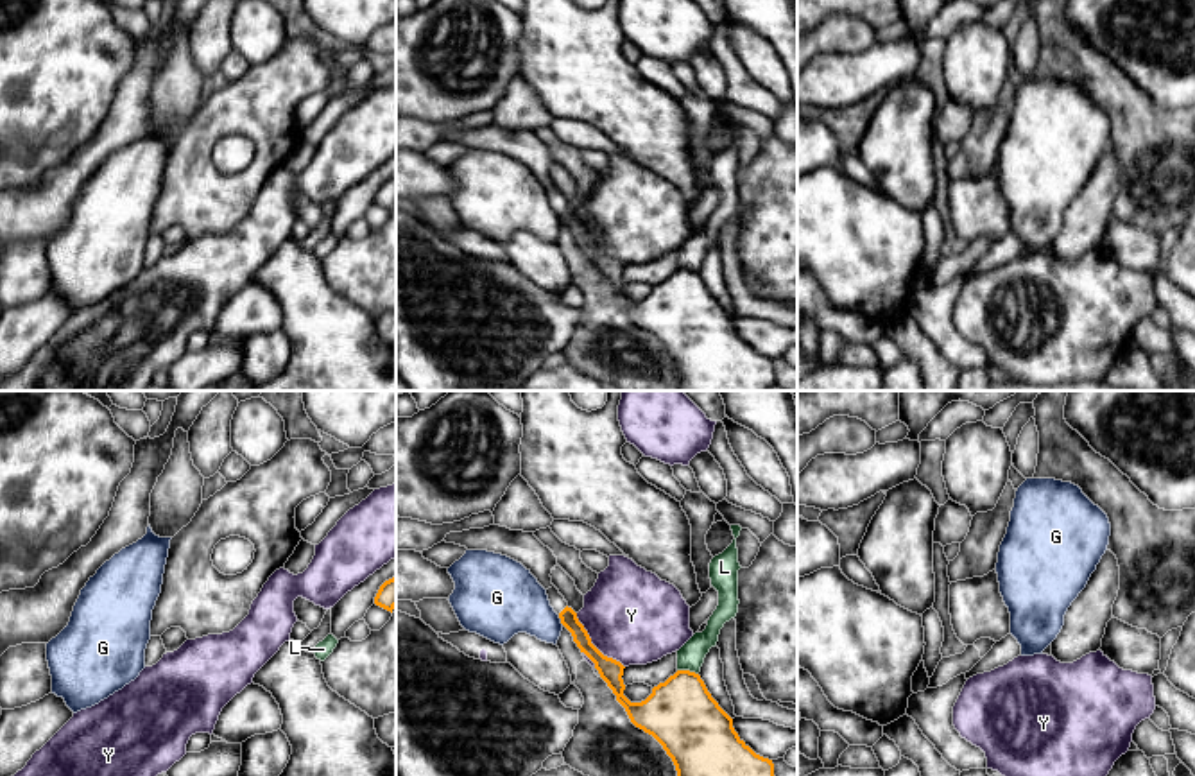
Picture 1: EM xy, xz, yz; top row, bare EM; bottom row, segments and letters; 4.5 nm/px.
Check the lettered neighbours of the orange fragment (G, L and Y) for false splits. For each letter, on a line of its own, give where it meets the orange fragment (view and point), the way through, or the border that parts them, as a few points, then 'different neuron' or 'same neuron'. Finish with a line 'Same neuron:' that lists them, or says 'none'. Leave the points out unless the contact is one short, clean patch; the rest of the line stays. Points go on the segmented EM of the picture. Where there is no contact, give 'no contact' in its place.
G: meets orange in xz at (561, 620); different neuron
L: meets orange in xz at (688, 671); different neuron
Y: meets orange in xz at (592, 644); different neuron
Same neuron: none

